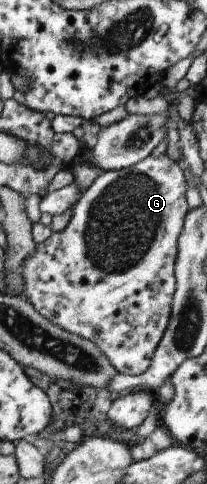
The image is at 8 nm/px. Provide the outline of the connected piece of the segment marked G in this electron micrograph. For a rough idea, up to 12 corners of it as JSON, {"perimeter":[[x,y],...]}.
{"perimeter":[[165,153],[103,171],[16,292],[151,364],[188,209]]}

